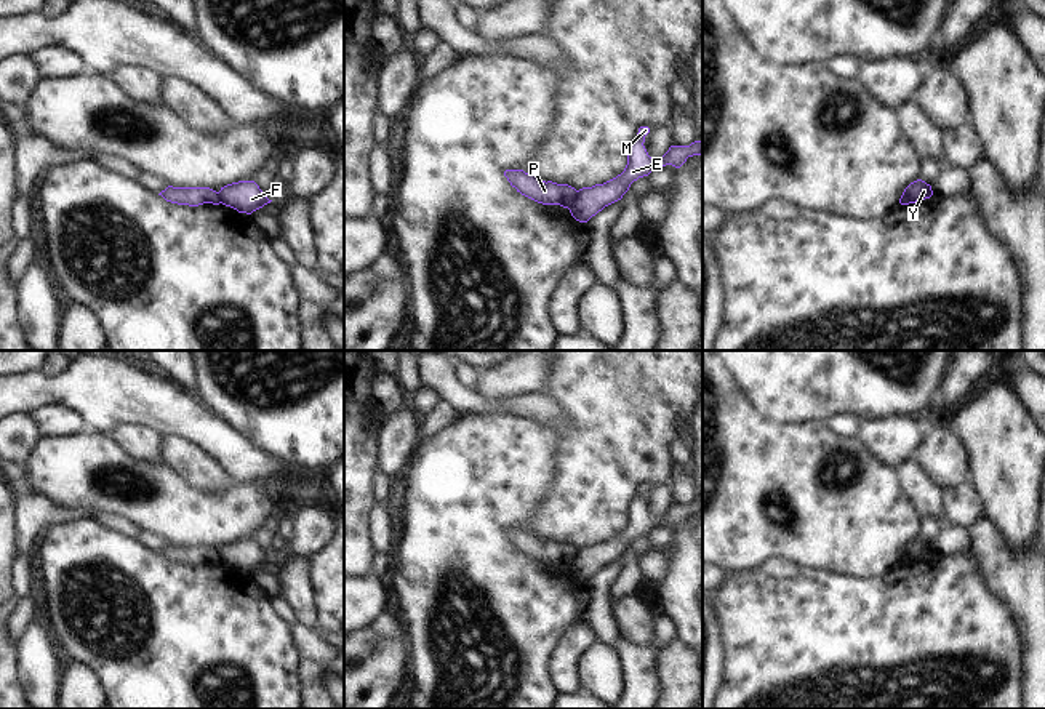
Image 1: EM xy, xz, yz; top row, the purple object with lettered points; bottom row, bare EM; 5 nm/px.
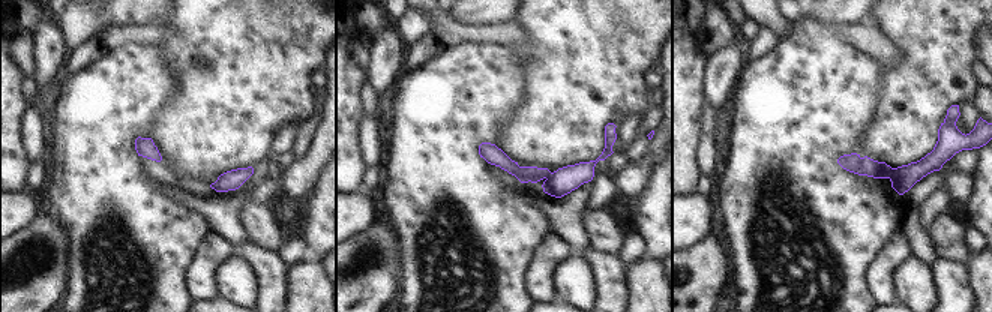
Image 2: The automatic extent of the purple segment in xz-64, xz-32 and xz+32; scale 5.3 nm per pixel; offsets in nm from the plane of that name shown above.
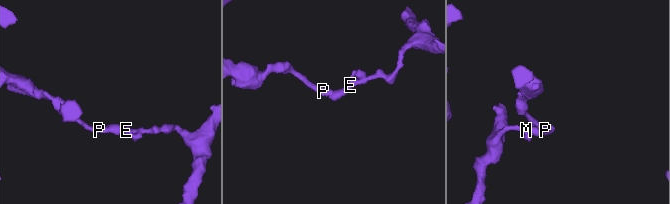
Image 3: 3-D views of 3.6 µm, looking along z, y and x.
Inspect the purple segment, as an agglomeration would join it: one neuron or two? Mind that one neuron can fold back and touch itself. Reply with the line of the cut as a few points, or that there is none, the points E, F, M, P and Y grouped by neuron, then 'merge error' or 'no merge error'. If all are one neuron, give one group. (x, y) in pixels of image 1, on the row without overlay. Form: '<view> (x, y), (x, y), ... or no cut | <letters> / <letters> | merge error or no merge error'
xz (578, 549), (567, 565) | E F M Y / P | merge error

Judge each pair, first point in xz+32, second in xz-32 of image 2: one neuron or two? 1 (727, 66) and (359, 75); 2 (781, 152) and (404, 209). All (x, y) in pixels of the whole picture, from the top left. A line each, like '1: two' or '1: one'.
1: two
2: one

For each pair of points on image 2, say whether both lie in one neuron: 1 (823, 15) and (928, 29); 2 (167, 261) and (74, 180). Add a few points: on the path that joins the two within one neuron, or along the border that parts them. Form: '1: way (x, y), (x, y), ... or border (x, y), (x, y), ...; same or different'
1: border (866, 15), (863, 20); different
2: way (143, 237), (128, 222), (126, 216), (98, 192); same

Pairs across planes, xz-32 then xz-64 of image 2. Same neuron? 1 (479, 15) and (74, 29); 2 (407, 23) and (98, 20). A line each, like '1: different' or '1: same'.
1: same
2: same

